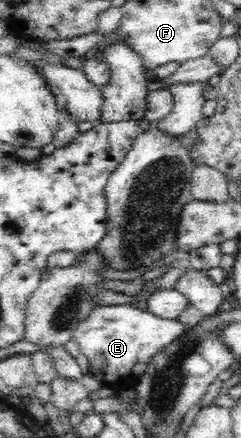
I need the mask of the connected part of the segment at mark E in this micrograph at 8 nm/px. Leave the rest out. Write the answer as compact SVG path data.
M130 303L116 306L98 305L76 325L72 338L76 341L80 353L88 359L92 377L96 378L102 387L112 388L120 394L126 389L135 388L139 379L145 376L153 357L164 351L172 342L179 340L188 330L190 325L182 324L178 319L164 320Z

